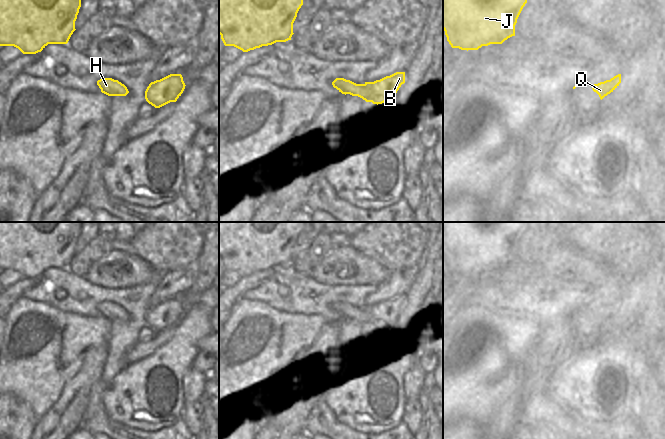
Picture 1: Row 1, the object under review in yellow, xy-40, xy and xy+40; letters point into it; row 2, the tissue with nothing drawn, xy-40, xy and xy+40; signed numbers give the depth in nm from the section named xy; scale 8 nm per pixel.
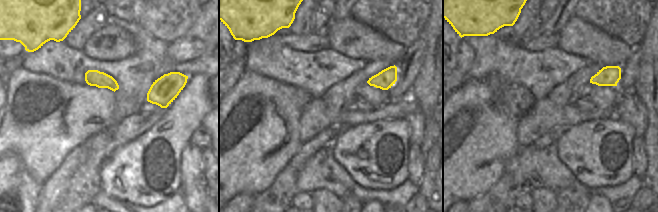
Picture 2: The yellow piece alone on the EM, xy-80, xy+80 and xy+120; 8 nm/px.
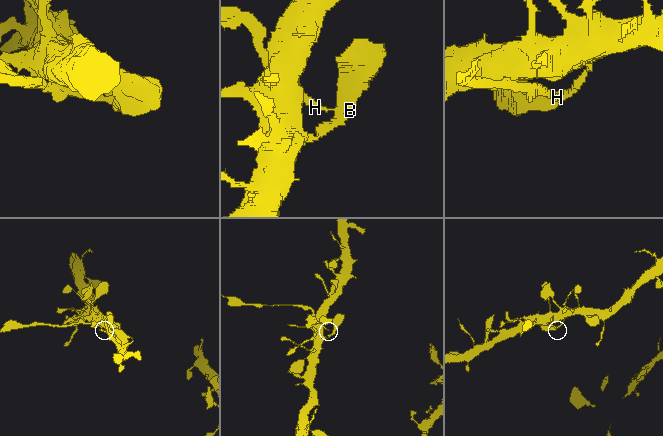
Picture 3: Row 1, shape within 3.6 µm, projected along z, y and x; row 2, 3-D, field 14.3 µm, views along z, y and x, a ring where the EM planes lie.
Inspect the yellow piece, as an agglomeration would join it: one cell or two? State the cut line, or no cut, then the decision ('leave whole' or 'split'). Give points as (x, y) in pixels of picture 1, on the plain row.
cut xy (365, 307), (368, 313), (368, 322), (371, 325); split

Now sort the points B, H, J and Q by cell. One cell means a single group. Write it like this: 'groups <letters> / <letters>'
groups B J Q / H

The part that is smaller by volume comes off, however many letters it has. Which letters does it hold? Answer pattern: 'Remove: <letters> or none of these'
Remove: H

